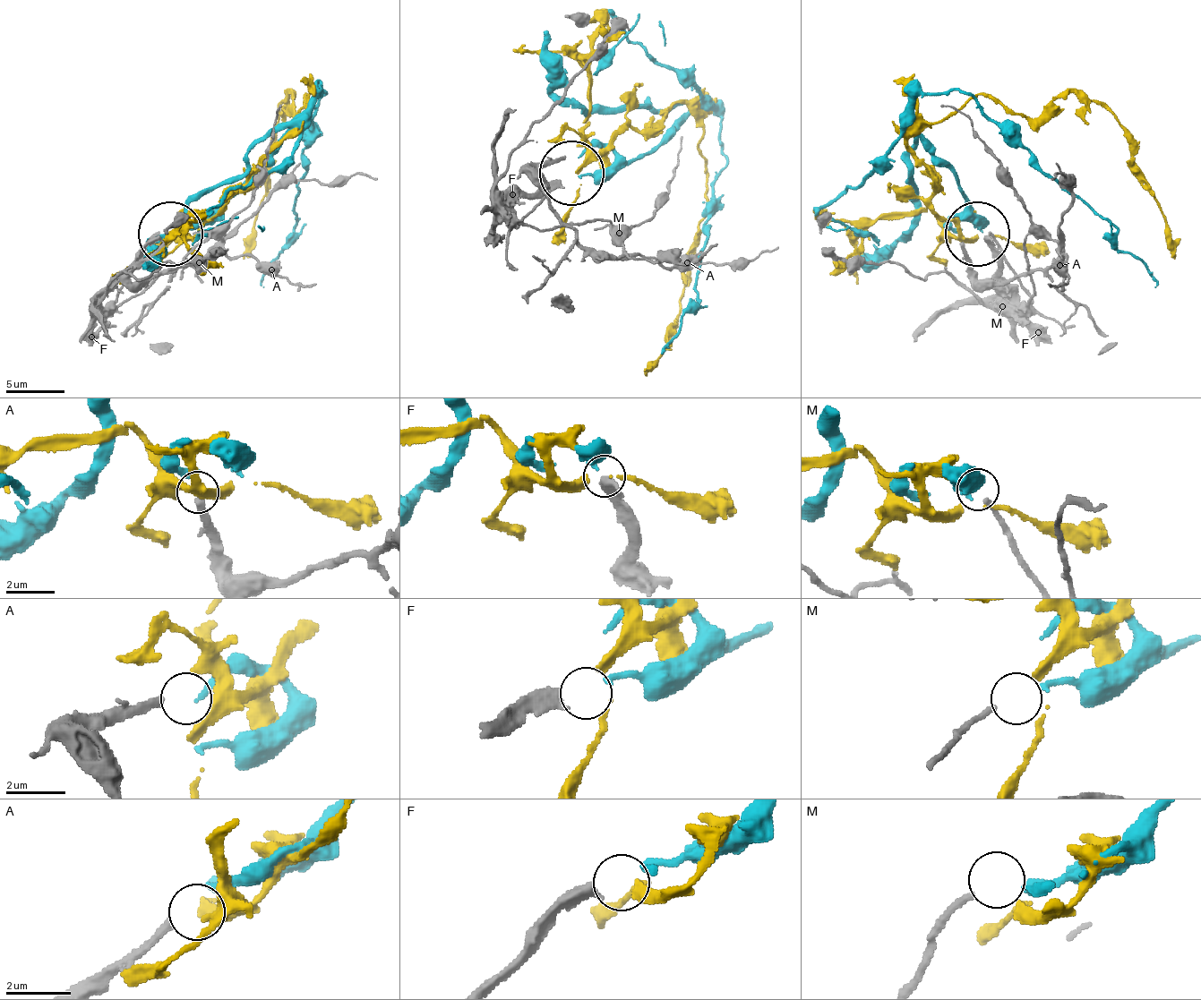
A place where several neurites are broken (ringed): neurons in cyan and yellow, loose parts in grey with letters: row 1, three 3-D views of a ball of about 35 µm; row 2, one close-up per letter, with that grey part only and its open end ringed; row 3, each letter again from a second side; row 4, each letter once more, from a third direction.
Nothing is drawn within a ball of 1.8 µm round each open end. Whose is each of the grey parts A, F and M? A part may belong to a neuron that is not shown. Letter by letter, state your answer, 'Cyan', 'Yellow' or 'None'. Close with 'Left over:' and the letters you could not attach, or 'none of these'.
A: Cyan
F: Yellow
M: None
Left over: M

